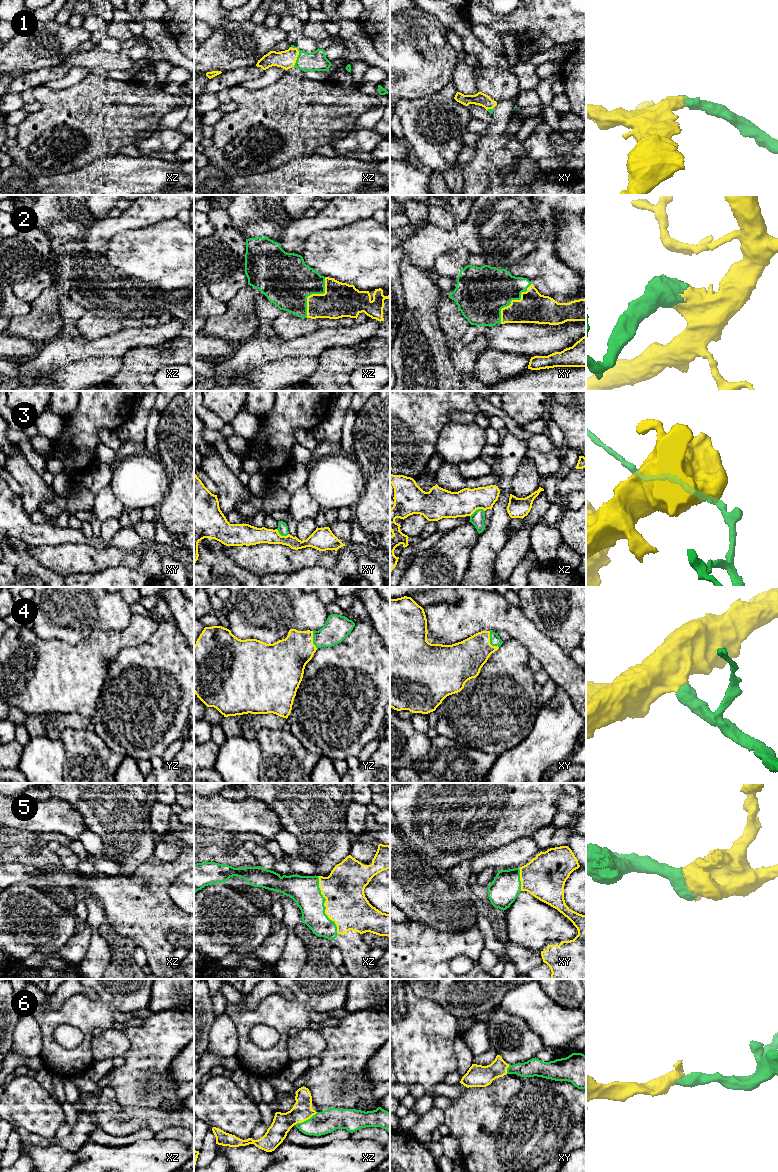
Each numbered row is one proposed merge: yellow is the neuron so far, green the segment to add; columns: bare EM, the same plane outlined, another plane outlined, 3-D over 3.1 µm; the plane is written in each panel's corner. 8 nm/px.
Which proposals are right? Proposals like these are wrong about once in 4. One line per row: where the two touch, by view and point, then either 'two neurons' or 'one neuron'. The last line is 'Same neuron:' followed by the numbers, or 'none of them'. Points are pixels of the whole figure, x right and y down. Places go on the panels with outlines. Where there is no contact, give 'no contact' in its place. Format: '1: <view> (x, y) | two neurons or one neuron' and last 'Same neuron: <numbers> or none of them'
1: xz (298, 54) | one neuron
2: xy (511, 301) | one neuron
3: xz (477, 509) | two neurons
4: xy (489, 641) | one neuron
5: xz (324, 905) | one neuron
6: xz (306, 1119) | one neuron
Same neuron: 1, 2, 4, 5, 6

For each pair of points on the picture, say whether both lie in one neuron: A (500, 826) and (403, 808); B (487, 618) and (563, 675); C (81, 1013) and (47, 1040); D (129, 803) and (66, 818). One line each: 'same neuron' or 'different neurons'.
A: same neuron
B: same neuron
C: same neuron
D: different neurons

